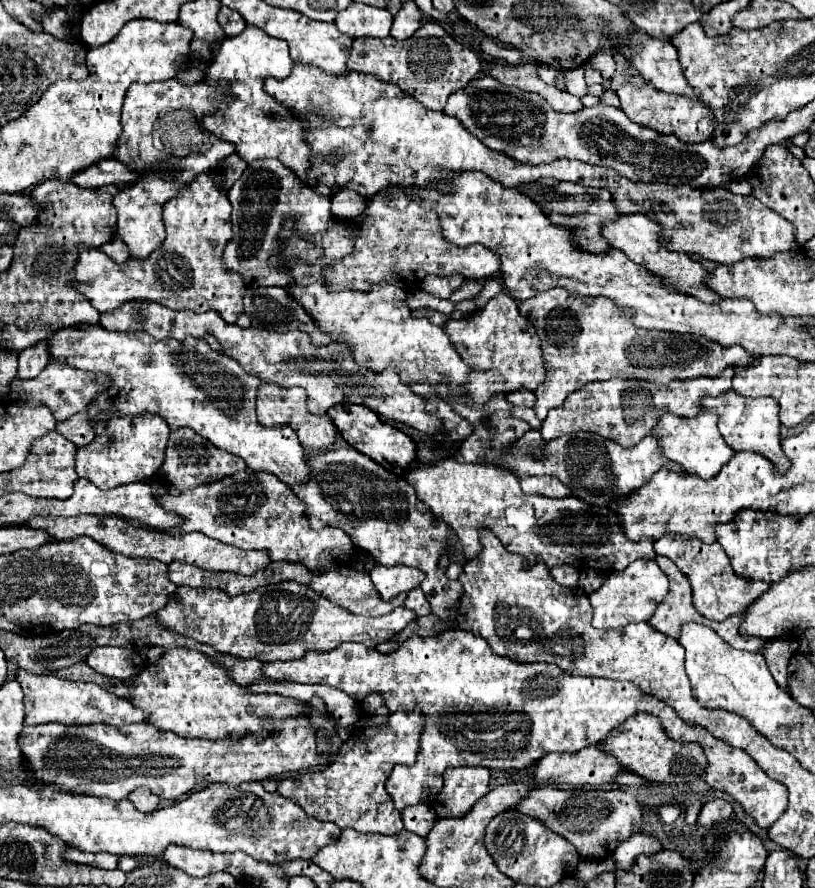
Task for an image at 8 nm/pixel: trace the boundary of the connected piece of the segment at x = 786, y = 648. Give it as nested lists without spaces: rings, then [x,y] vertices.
[[[778,638],[778,640],[770,640],[766,644],[766,648],[760,650],[766,658],[766,664],[776,680],[776,684],[782,690],[788,690],[788,682],[786,682],[786,670],[788,670],[788,662],[792,658],[792,648],[790,648],[790,640],[788,638]]]

